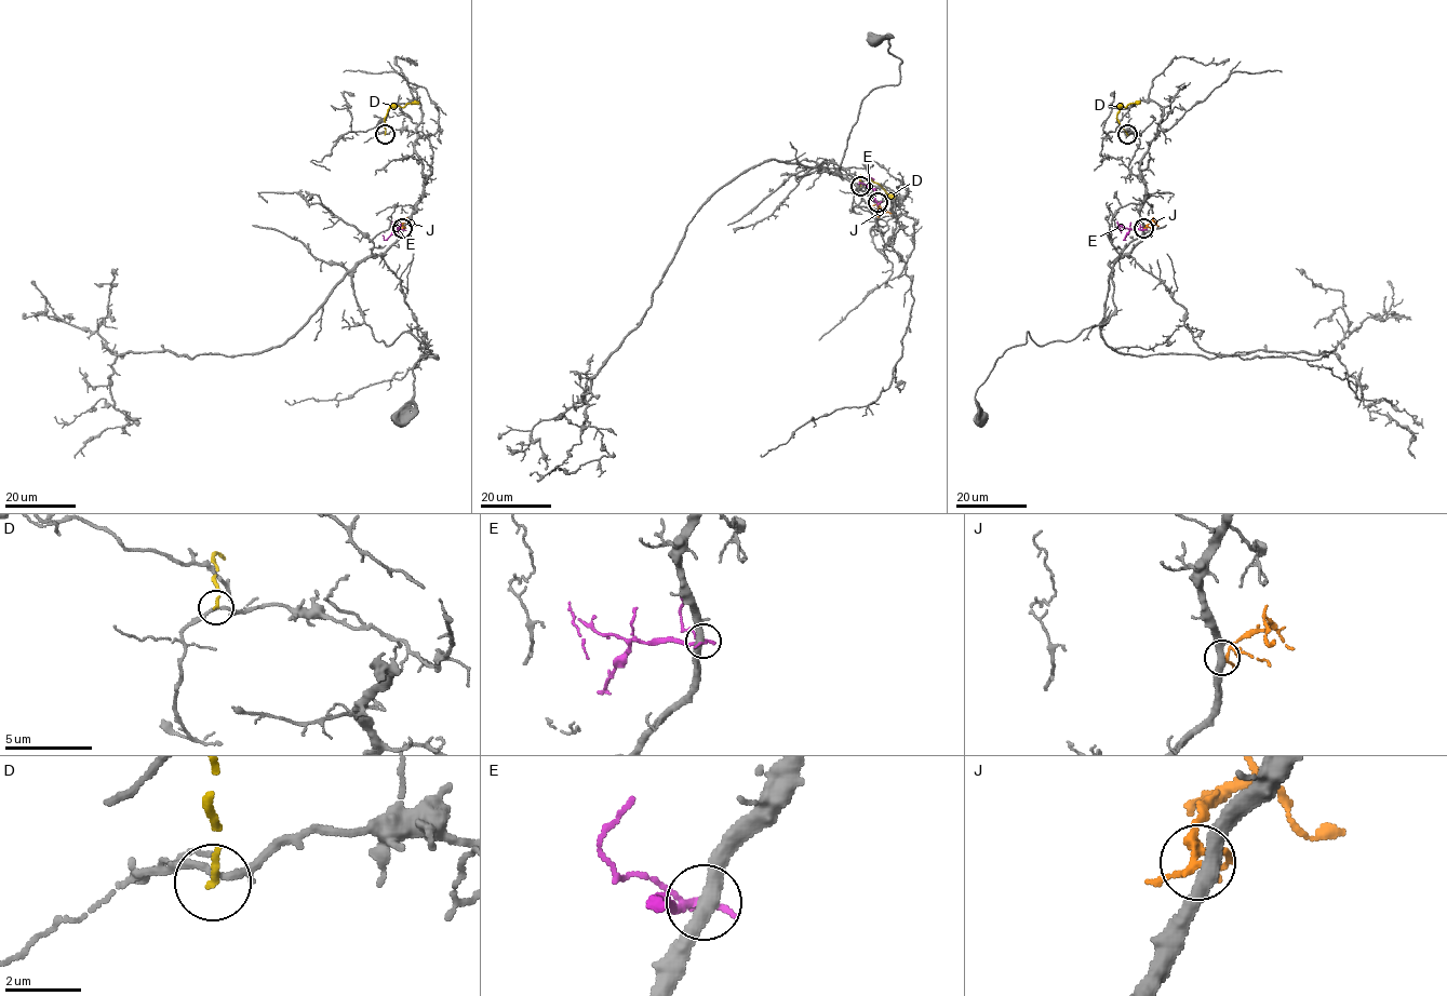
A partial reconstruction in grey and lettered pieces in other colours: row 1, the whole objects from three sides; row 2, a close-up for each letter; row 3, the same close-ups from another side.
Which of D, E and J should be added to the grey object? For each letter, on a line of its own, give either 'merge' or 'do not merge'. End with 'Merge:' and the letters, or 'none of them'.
D: do not merge
E: do not merge
J: do not merge
Merge: none of them

